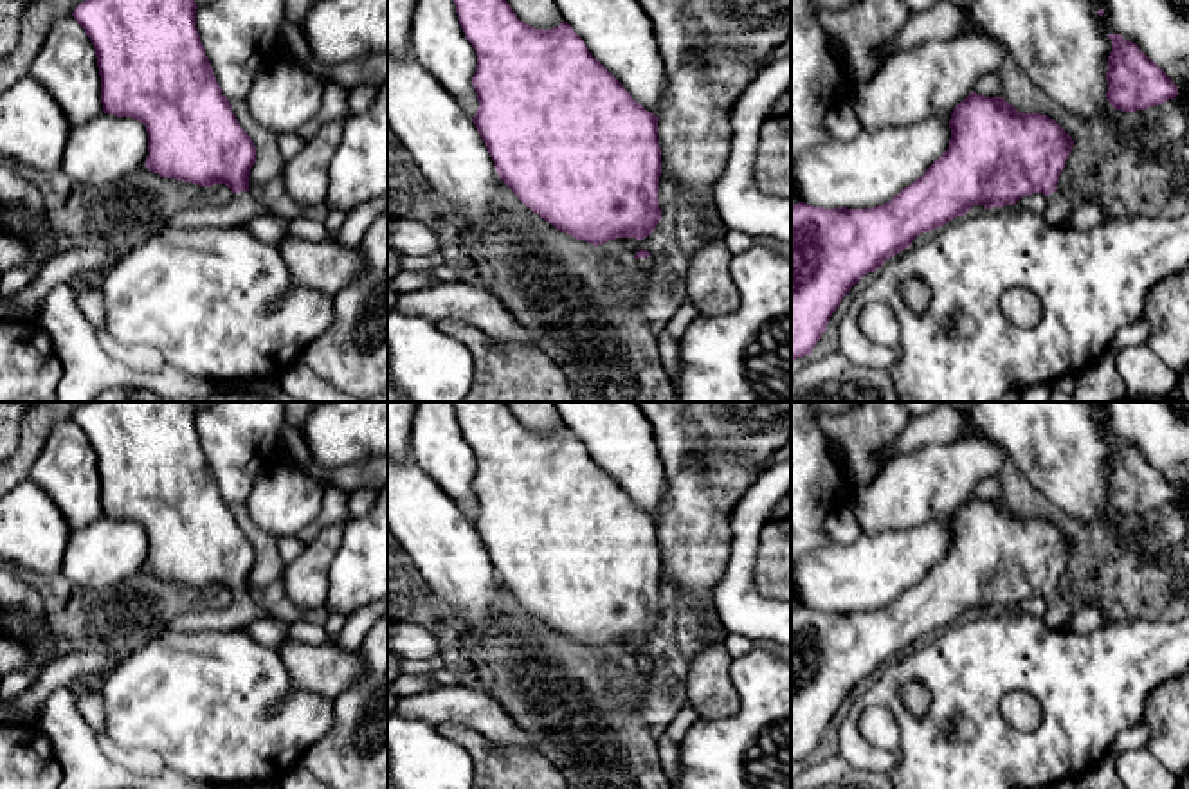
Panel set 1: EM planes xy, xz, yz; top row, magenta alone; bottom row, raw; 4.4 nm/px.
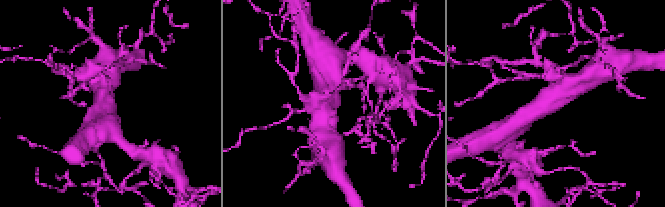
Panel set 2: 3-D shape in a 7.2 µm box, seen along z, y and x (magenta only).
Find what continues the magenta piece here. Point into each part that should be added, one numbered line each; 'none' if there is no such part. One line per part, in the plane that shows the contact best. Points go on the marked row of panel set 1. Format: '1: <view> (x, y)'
1: xy (240, 208)

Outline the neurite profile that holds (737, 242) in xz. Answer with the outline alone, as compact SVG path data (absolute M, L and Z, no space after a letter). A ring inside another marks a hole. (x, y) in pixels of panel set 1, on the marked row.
M728 229L724 234L724 243L728 250L735 256L748 250L753 245L753 238L746 232Z

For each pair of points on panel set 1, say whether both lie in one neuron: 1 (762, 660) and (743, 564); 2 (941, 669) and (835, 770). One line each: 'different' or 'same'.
1: different
2: different

